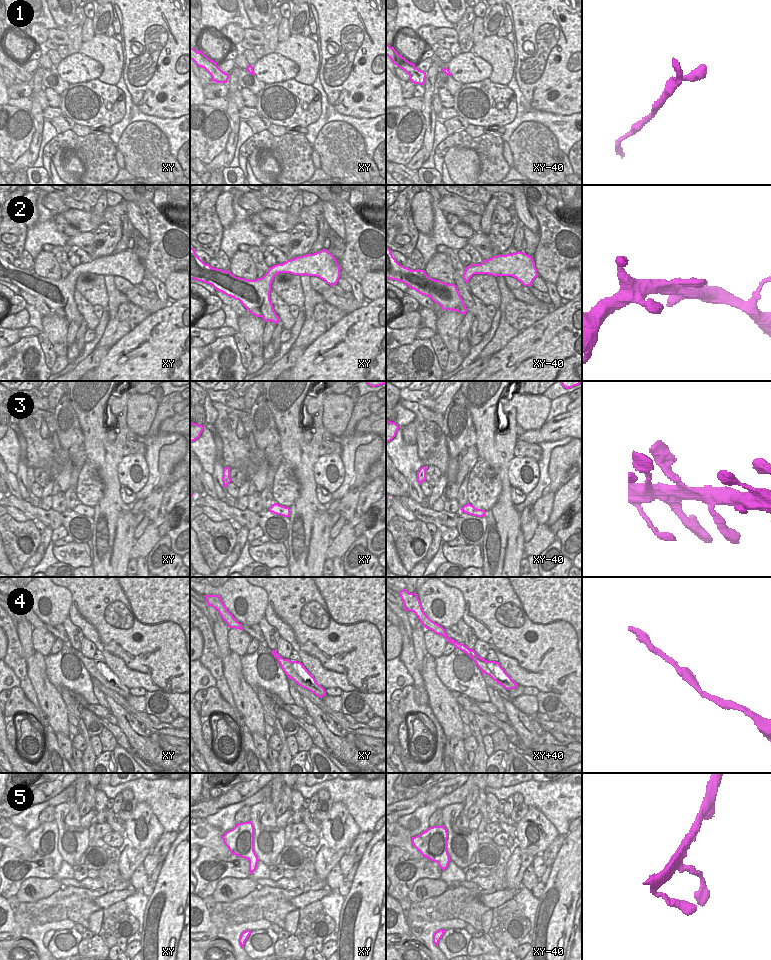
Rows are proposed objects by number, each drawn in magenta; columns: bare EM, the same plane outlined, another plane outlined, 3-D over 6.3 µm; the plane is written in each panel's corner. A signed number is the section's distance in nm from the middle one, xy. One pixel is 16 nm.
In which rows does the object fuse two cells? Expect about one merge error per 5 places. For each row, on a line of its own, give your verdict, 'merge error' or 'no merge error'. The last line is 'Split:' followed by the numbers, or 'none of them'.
1: no merge error
2: no merge error
3: no merge error
4: no merge error
5: no merge error
Split: none of them

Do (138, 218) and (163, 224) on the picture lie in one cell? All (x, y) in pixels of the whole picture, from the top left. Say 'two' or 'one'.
two

